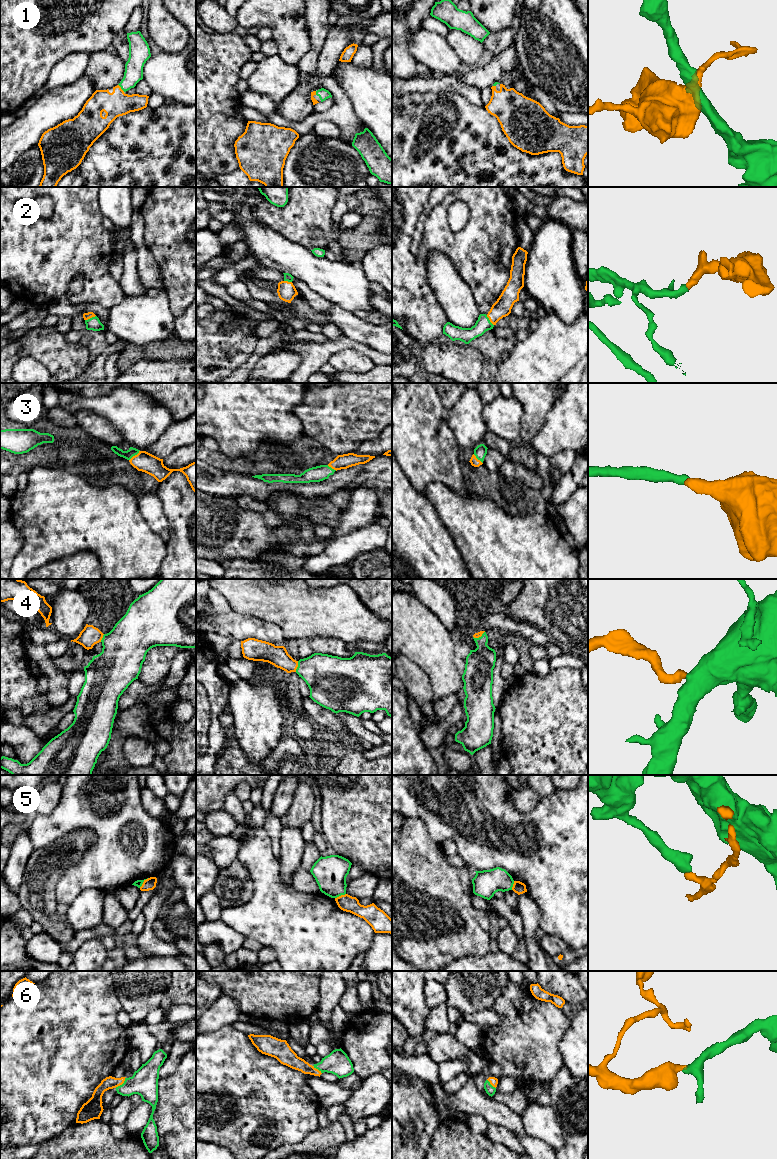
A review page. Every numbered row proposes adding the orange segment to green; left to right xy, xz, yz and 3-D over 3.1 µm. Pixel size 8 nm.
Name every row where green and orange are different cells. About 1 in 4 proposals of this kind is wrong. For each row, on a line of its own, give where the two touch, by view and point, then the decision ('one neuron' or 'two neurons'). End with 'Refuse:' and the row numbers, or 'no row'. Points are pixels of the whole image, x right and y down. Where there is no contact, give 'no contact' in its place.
1: meets green in xy at (121, 88); one neuron
2: meets green in xy at (90, 318); one neuron
3: meets green in xy at (134, 455); one neuron
4: meets green in xz at (298, 666); one neuron
5: meets green in xy at (143, 881); two neurons
6: meets green in xy at (122, 1084); one neuron
Refuse: 5

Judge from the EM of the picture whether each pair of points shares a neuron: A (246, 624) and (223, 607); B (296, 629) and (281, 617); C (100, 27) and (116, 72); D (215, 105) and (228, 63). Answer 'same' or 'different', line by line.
A: different
B: same
C: different
D: same

